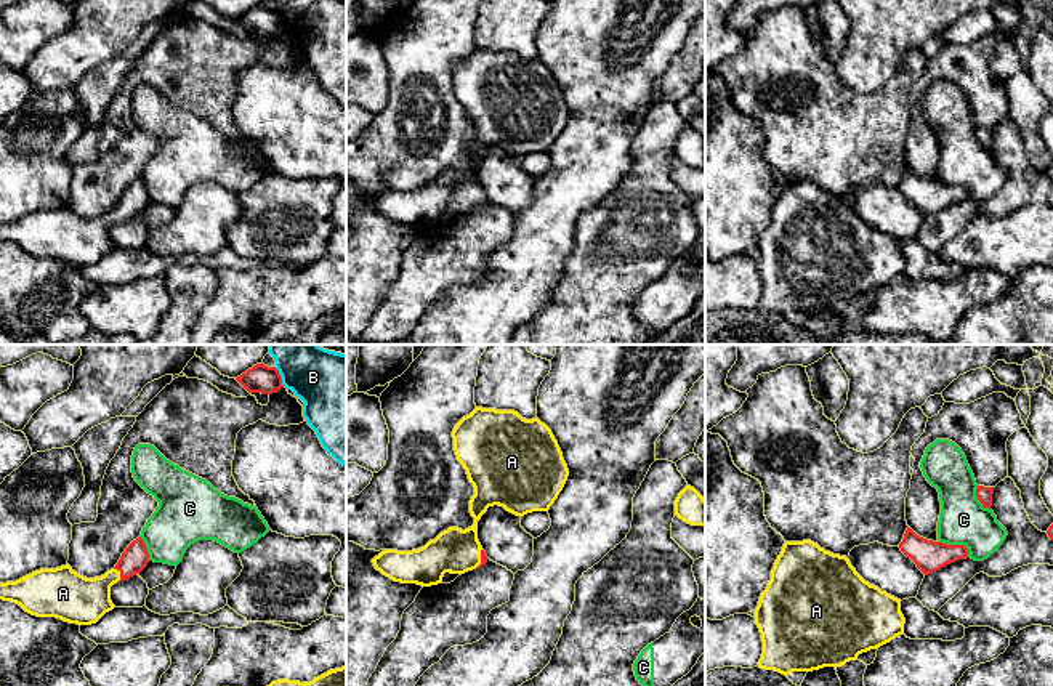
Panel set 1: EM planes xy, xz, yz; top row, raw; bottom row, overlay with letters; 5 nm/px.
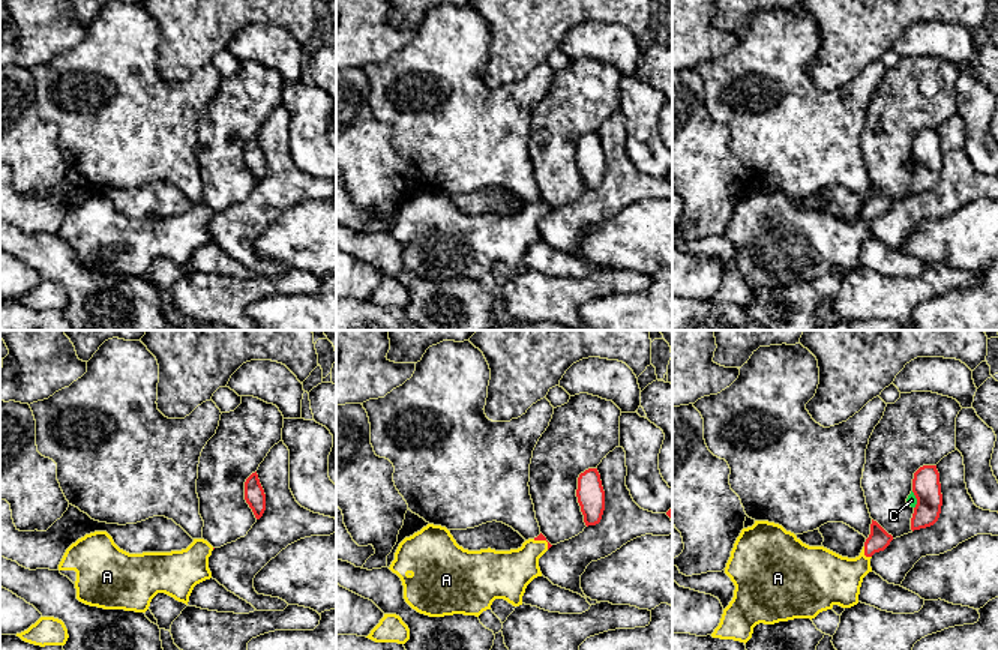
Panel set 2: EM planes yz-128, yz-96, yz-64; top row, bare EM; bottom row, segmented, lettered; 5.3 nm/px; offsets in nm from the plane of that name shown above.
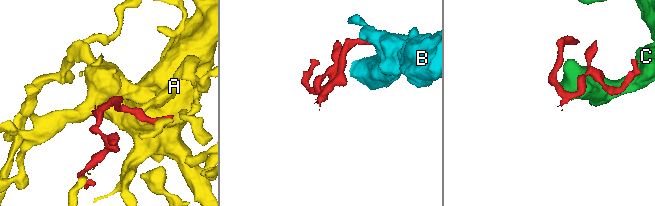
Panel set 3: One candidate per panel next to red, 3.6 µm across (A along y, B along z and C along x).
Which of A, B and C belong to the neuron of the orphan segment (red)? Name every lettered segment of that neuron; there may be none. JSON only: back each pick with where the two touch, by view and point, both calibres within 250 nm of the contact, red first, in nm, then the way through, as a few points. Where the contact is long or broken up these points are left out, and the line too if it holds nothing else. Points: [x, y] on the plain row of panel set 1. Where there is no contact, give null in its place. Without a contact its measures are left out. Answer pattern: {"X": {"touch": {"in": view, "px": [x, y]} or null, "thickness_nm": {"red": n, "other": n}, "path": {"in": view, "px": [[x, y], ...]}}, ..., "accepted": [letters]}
{"A": {"touch": {"in": "xy", "px": [121, 215]}, "thickness_nm": {"red": 140, "other": 240}, "path": {"in": "xy", "px": [[135, 199], [121, 215], [79, 241]]}}, "accepted": ["A"]}

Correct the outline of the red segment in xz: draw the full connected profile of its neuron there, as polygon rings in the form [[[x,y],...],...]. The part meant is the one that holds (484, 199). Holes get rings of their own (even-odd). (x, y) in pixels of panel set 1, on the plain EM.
[[[476,48],[455,66],[452,79],[457,101],[474,128],[470,141],[474,165],[465,172],[449,168],[418,191],[381,192],[372,204],[377,212],[394,223],[431,228],[441,224],[446,213],[465,215],[484,207],[489,199],[478,181],[476,170],[487,149],[498,146],[516,157],[548,152],[567,122],[569,111],[558,82],[539,59],[526,61],[514,51]]]

